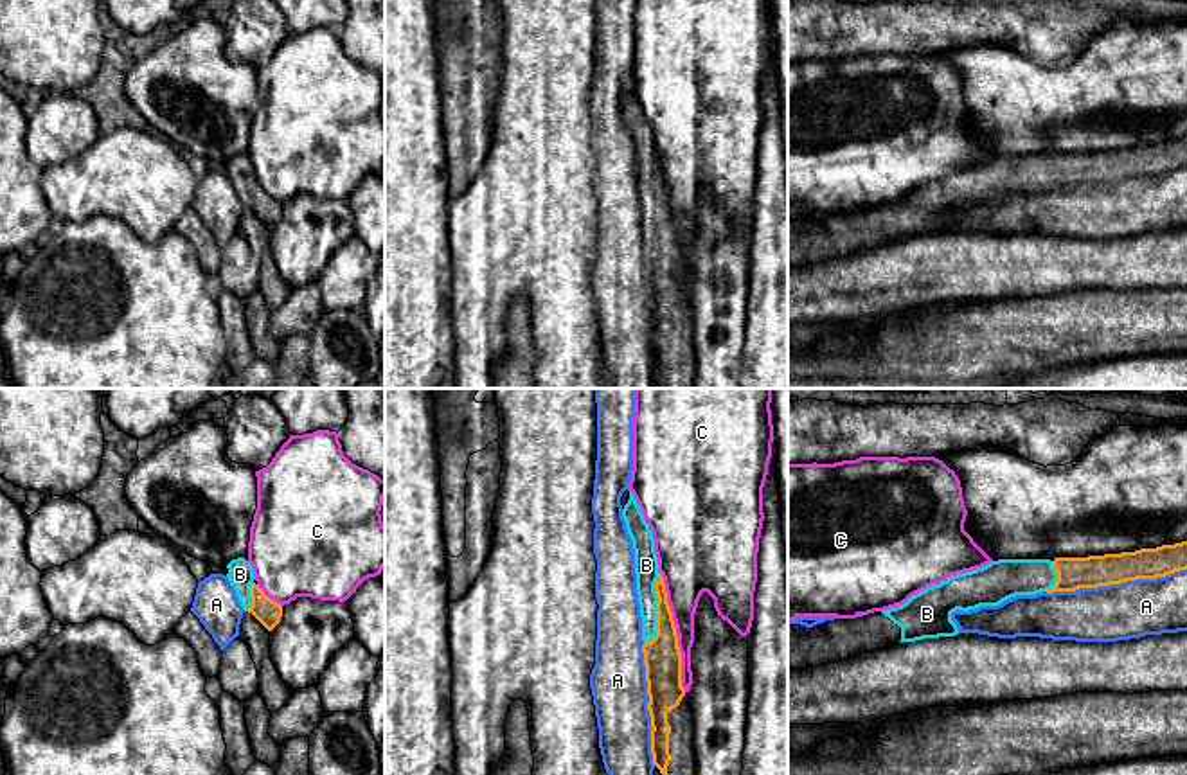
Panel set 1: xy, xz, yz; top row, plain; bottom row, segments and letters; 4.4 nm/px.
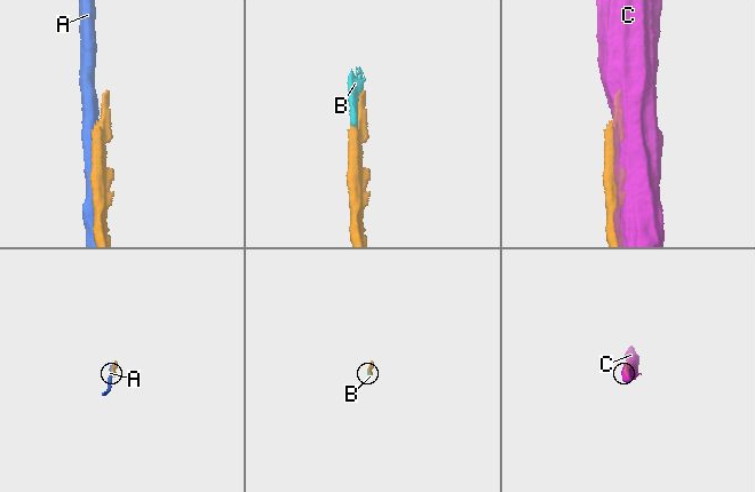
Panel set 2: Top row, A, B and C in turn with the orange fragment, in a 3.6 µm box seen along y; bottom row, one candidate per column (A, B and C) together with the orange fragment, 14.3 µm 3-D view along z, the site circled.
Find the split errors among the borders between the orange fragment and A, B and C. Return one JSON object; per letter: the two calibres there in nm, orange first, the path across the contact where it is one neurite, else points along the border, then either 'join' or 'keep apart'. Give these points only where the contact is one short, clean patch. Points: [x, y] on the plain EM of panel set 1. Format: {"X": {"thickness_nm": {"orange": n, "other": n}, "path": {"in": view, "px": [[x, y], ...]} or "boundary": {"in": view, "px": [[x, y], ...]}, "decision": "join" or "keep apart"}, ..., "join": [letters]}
{"A": {"thickness_nm": {"orange": 140, "other": 260}, "decision": "keep apart"}, "B": {"thickness_nm": {"orange": 170, "other": 110}, "decision": "join"}, "C": {"thickness_nm": {"orange": 170, "other": 200}, "decision": "keep apart"}, "join": ["B"]}

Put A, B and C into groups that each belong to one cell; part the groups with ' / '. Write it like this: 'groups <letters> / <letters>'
groups A / B / C

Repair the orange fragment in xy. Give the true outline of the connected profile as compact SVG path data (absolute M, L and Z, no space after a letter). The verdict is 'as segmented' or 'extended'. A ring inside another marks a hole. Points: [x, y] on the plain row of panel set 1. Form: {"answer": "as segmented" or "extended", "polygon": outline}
{"answer": "extended", "polygon": "M245 155L232 156L228 162L228 178L245 209L252 210L268 228L282 214L282 203L272 198L255 180L254 165Z"}

